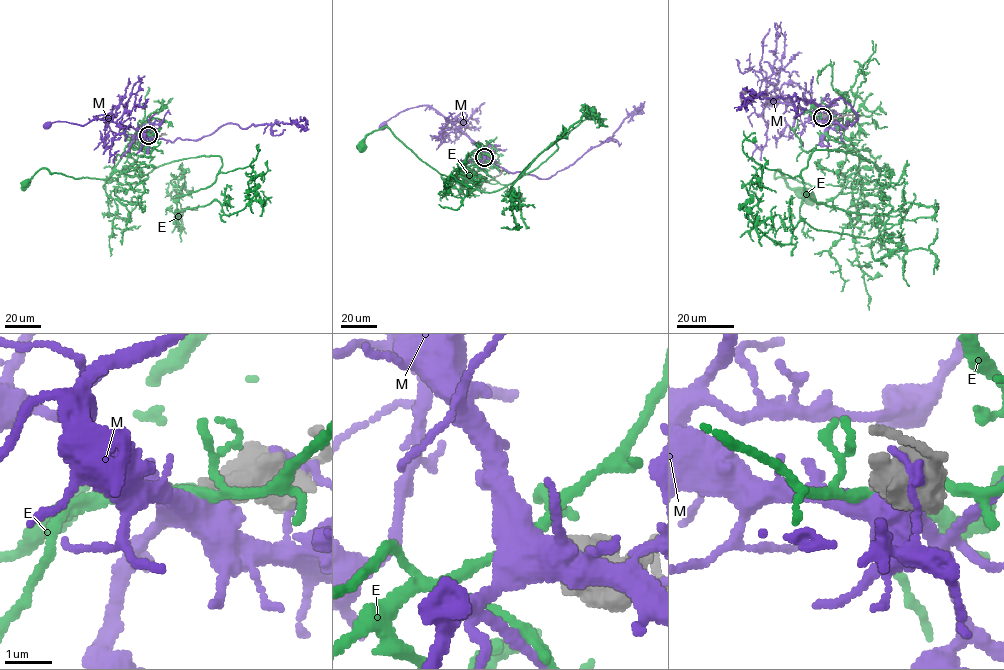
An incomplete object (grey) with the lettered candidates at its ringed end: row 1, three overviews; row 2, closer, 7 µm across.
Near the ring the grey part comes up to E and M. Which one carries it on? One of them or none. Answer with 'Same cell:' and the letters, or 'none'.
Same cell: none

